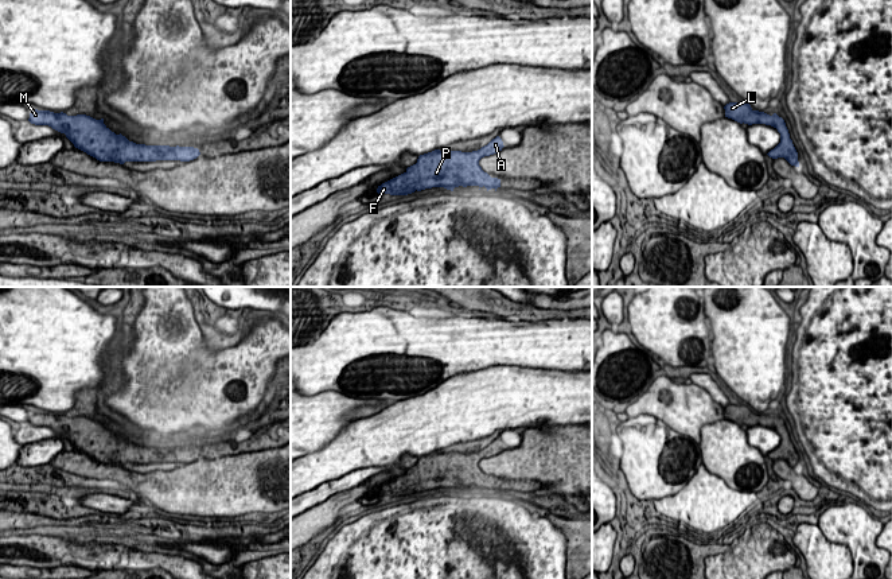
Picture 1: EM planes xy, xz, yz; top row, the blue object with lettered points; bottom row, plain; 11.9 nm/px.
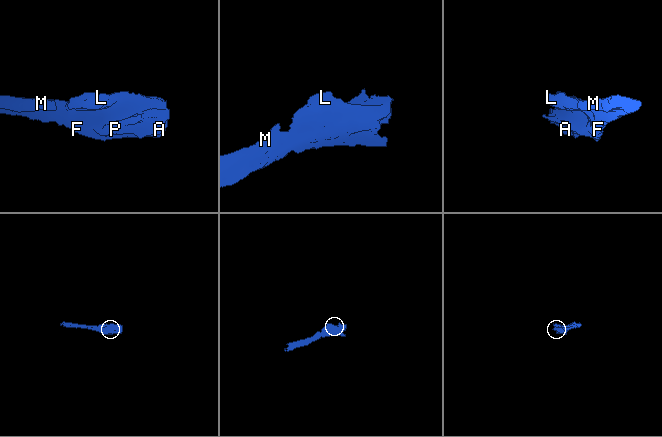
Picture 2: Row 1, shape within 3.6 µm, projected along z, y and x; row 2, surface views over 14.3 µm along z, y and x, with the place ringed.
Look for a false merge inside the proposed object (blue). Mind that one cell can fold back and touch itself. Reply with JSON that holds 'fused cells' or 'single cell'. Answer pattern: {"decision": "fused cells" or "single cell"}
{"decision": "single cell"}

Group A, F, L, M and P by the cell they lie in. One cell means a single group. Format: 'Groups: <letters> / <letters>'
Groups: A F L M P

